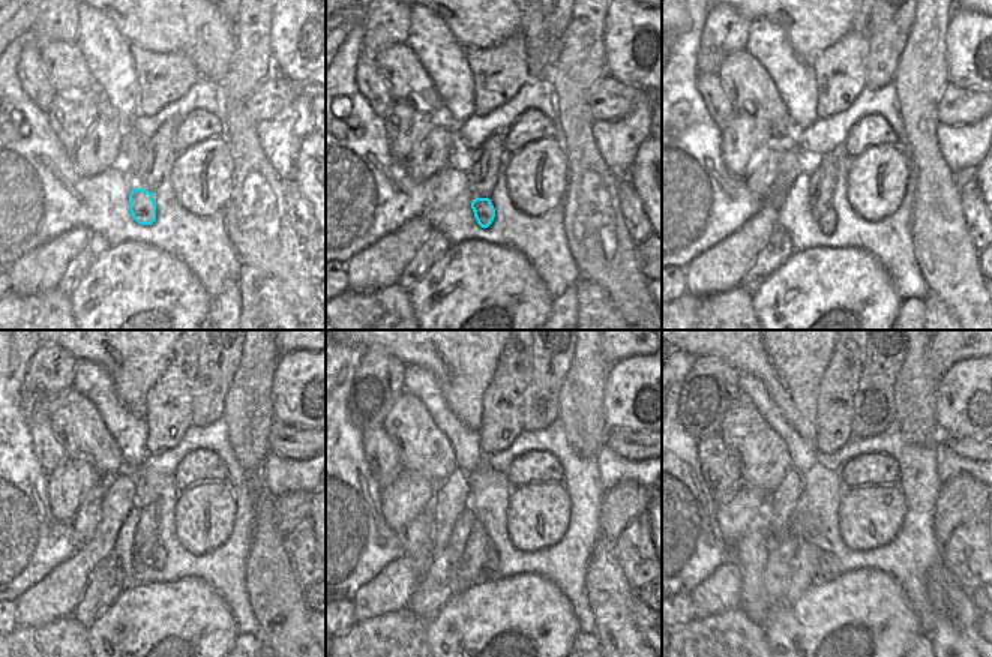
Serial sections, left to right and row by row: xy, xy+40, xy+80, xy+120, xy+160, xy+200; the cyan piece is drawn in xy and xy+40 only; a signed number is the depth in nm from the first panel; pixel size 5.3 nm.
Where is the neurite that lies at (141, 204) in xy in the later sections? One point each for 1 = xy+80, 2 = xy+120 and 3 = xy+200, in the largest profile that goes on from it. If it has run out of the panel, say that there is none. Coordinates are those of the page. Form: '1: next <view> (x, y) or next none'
1: next xy+80 (826, 221)
2: next xy+120 (156, 558)
3: next xy+200 (829, 569)

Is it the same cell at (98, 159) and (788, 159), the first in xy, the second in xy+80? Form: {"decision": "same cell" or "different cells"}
{"decision": "different cells"}

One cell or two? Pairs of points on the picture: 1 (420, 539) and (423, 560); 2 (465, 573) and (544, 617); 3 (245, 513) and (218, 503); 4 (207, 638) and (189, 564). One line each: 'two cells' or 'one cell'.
1: one cell
2: two cells
3: two cells
4: two cells

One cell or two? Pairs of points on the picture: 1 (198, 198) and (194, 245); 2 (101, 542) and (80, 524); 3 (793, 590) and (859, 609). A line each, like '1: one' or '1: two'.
1: two
2: two
3: two

